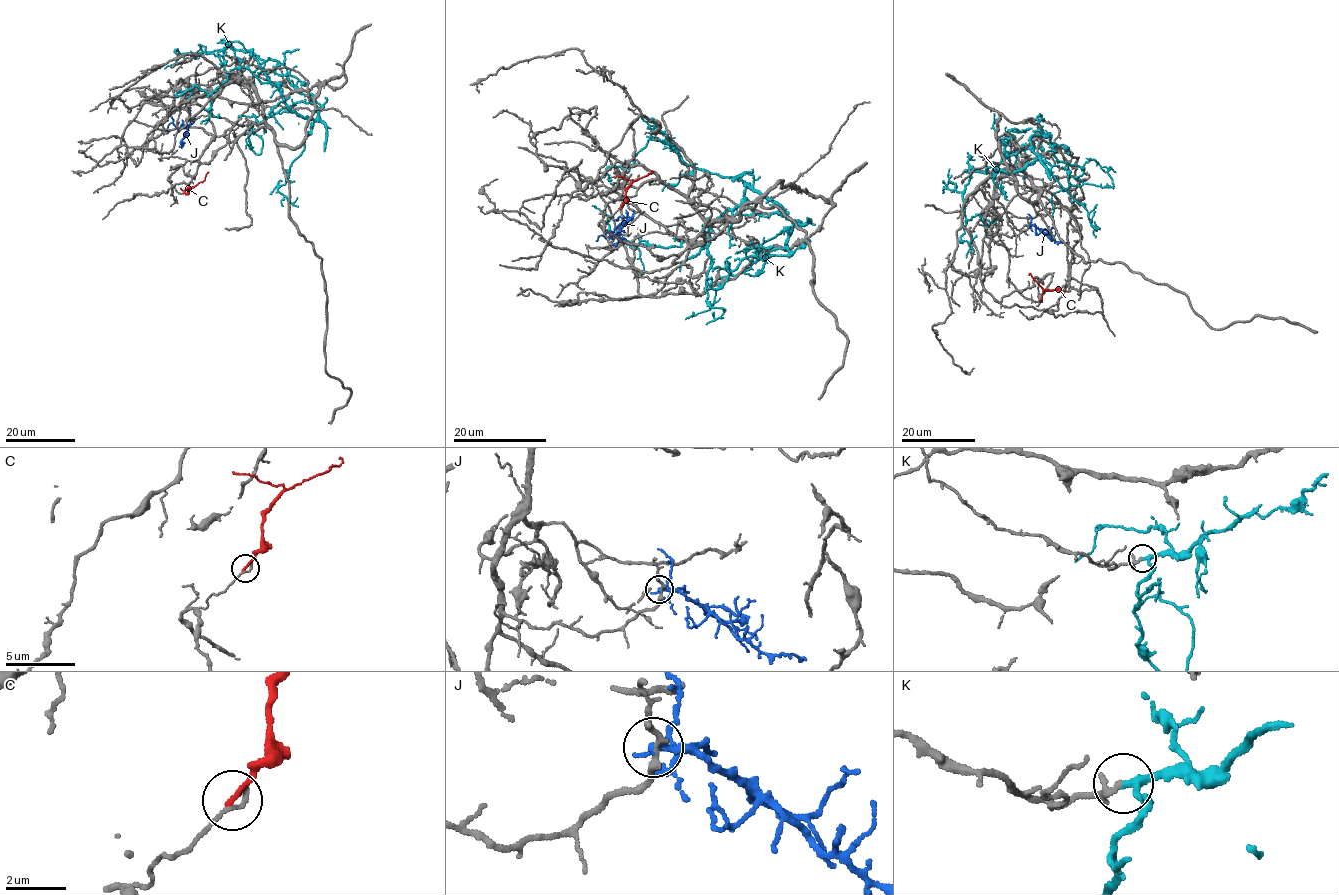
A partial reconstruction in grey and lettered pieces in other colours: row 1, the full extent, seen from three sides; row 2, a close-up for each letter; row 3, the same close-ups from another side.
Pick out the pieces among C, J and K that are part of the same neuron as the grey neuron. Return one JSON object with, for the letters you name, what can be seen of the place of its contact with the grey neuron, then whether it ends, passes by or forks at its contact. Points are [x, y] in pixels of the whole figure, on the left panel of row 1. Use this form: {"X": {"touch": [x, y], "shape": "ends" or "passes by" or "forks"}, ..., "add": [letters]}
{"add": []}

